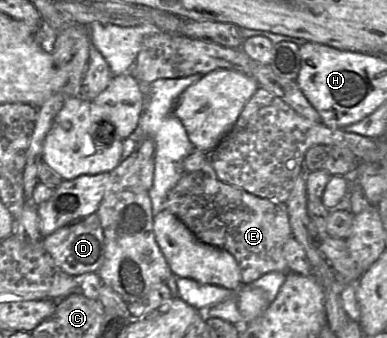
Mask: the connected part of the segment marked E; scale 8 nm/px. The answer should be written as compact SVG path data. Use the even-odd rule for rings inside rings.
M210 159L199 169L184 173L168 193L164 210L179 218L203 243L228 251L240 268L243 285L270 272L291 272L283 256L283 246L292 237L285 204L220 181Z

